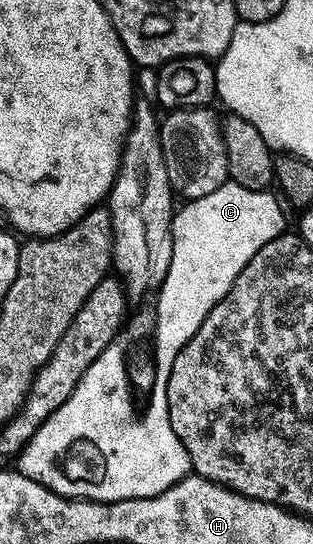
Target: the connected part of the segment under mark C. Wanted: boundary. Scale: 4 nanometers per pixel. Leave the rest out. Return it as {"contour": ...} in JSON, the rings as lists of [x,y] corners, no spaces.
{"contour":[[[231,180],[212,192],[204,193],[199,200],[176,213],[171,228],[174,246],[169,271],[173,273],[173,276],[170,276],[171,282],[177,282],[179,276],[179,284],[183,284],[191,292],[191,300],[193,300],[189,302],[189,310],[193,310],[191,322],[197,322],[195,308],[201,312],[199,322],[203,321],[203,314],[207,314],[207,308],[213,311],[228,296],[237,278],[260,250],[286,233],[288,228],[286,228],[287,220],[283,212],[284,205],[277,196],[275,198],[272,194],[274,193],[270,191],[246,190],[239,183]]]}

